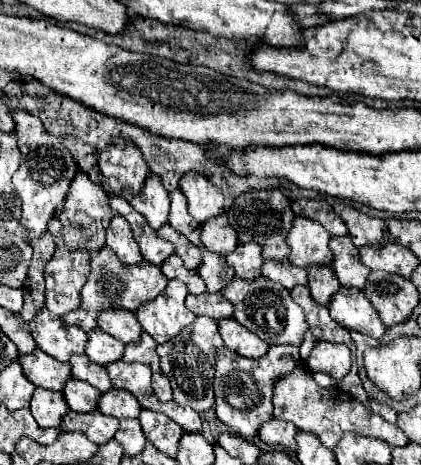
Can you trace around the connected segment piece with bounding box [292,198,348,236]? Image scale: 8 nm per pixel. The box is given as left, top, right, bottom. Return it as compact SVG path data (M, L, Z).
M302 198L302 200L294 200L292 208L298 216L306 216L310 220L320 222L330 232L330 236L346 236L348 234L346 224L334 214L332 206L326 204L324 200L306 200L306 198Z

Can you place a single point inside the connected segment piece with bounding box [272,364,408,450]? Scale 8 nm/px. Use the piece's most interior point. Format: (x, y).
(327, 412)

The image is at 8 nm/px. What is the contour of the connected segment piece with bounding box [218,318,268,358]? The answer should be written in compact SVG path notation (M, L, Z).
M222 318L218 322L218 328L224 346L228 346L230 350L234 350L244 358L264 356L268 352L268 344L258 336L254 336L250 330L246 330L242 324L238 324L234 318Z

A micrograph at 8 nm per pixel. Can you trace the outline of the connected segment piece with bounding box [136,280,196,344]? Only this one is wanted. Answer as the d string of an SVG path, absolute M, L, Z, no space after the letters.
M170 280L166 290L158 298L142 304L136 310L142 328L158 344L178 336L184 328L194 324L196 316L184 306L186 296L188 288L180 280Z

